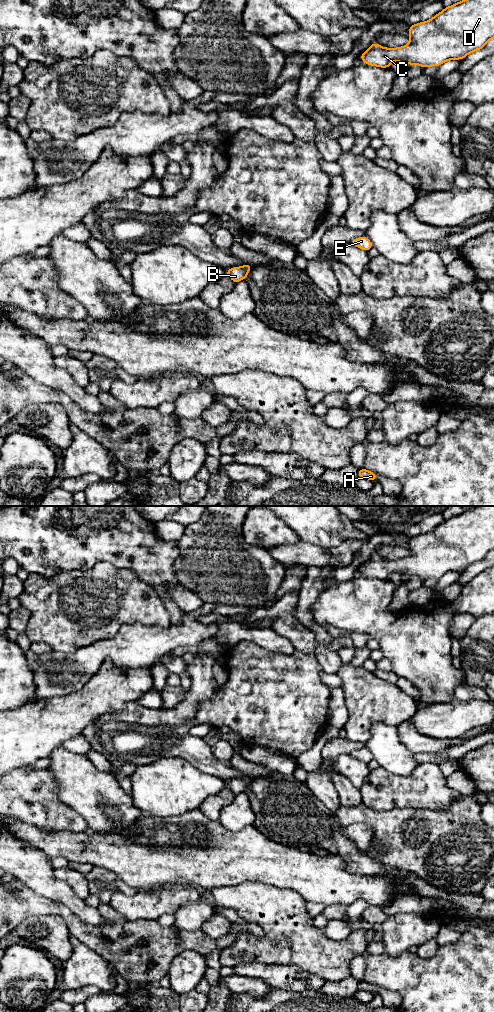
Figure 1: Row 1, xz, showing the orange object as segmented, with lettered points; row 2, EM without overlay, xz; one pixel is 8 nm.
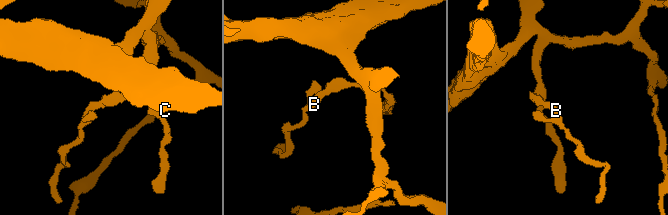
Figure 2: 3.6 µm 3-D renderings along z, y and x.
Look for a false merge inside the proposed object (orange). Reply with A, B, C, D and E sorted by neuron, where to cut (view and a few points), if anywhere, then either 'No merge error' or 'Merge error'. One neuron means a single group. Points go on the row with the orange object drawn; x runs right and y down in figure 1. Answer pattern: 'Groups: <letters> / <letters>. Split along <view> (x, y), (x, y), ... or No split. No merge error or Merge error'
Groups: A B C D E. No split. No merge error

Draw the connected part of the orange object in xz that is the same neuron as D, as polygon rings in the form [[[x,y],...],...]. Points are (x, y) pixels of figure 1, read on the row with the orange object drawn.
[[[462,0],[449,7],[445,7],[440,13],[426,22],[409,26],[408,38],[410,43],[398,48],[384,48],[376,42],[360,55],[360,59],[367,65],[381,68],[390,68],[390,64],[397,61],[401,64],[417,64],[423,68],[430,66],[439,67],[448,60],[462,60],[468,54],[485,47],[490,39],[494,38],[494,0]]]

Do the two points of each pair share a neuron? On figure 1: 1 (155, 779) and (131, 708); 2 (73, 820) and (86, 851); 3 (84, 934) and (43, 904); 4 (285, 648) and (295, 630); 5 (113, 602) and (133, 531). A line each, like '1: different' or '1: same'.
1: different
2: different
3: same
4: different
5: different

